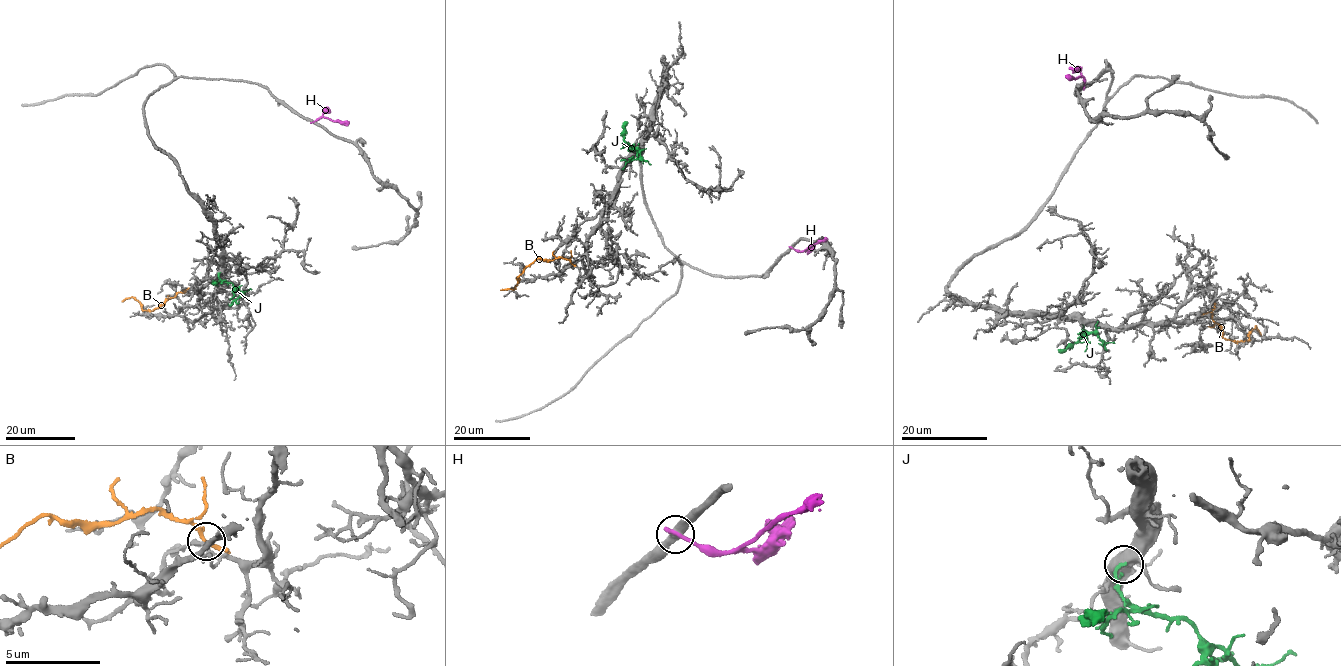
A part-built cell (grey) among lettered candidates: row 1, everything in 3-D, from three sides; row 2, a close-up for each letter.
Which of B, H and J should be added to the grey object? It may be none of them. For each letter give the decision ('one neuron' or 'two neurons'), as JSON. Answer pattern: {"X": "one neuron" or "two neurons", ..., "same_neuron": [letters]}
{"B": "two neurons", "H": "two neurons", "J": "one neuron", "same_neuron": ["J"]}

